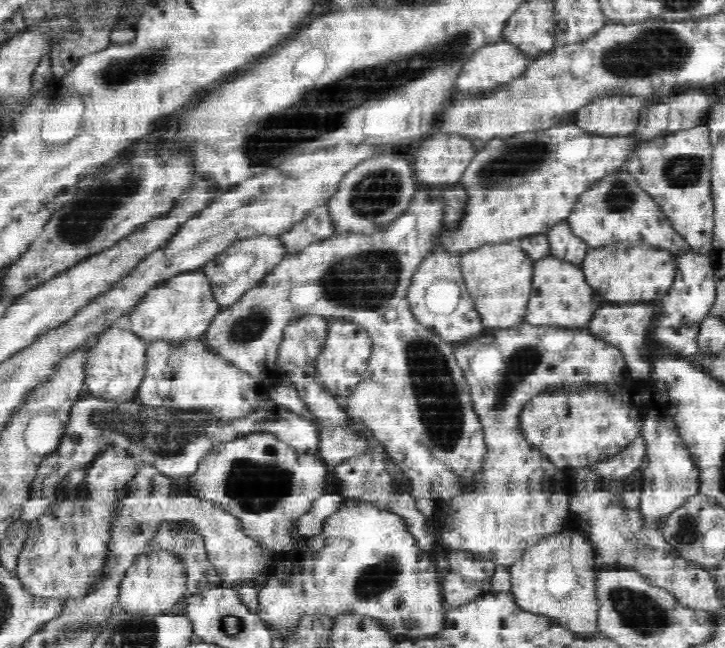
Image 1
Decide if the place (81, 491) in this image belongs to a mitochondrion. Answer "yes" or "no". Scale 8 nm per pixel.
no

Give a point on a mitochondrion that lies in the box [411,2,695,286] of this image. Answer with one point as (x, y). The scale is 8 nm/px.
(659, 50)

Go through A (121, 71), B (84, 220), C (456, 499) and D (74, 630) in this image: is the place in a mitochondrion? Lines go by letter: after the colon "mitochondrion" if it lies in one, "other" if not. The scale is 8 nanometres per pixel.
A: mitochondrion
B: mitochondrion
C: other
D: mitochondrion

